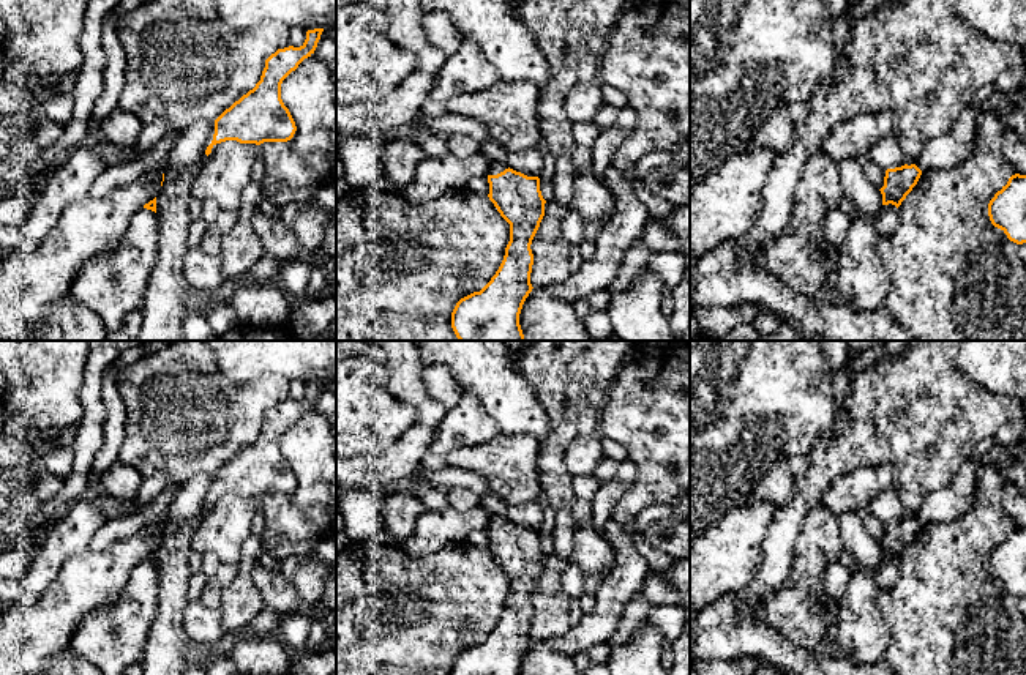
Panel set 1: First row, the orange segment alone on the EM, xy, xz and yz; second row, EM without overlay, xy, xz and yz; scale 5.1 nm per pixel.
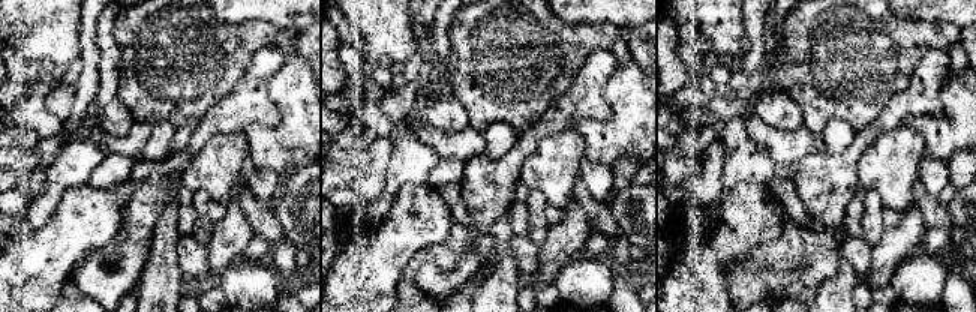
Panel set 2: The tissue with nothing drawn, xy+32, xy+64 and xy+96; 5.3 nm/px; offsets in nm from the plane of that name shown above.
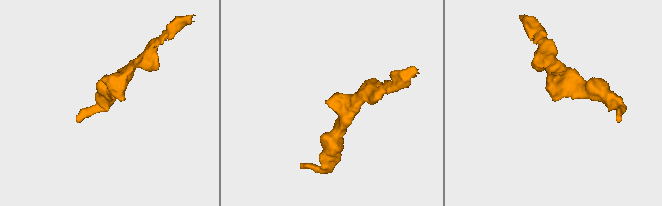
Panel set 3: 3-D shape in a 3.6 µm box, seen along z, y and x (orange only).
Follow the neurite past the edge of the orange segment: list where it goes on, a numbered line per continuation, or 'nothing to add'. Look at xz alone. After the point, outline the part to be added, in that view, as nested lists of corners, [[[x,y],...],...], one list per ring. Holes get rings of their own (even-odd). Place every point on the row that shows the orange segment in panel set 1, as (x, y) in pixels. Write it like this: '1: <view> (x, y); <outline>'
1: xz (496, 167); [[[491,161],[488,175],[497,175],[504,172],[505,169],[508,169],[505,162]]]

